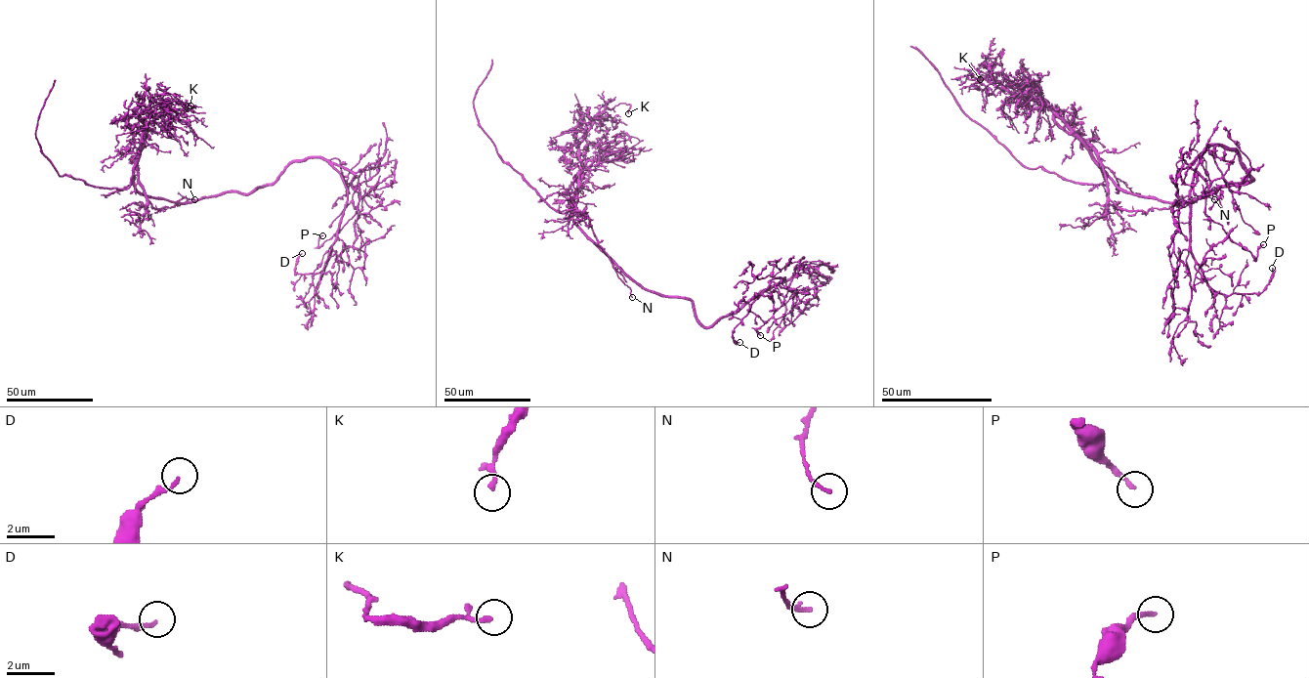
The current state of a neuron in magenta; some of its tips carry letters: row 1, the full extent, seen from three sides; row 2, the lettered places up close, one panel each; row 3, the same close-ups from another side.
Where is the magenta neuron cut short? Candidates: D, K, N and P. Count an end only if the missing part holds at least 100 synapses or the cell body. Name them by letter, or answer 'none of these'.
none of these

